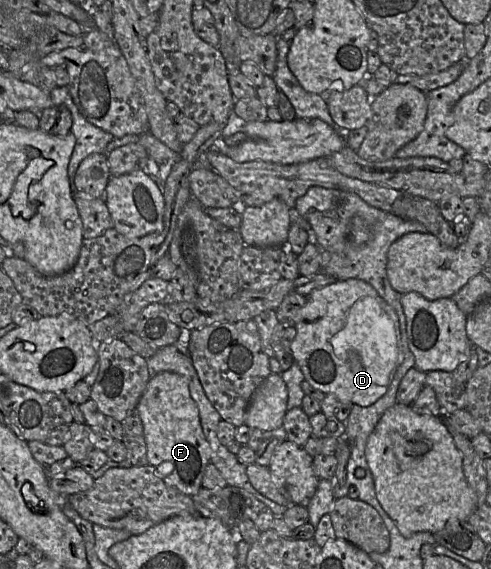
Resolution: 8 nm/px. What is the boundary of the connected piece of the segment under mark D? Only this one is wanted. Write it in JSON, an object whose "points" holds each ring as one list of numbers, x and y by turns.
{"points":[[360,279,337,280,332,284,313,290,307,296,307,302,298,313,298,321,295,328,297,334,291,344,290,352,294,361,299,365,305,380,315,389,320,390,324,394,333,394,344,403,355,404,361,407,368,407,374,404,387,393,398,367,404,361,405,354,403,353,403,345,401,342,400,324,395,310,369,283]]}

